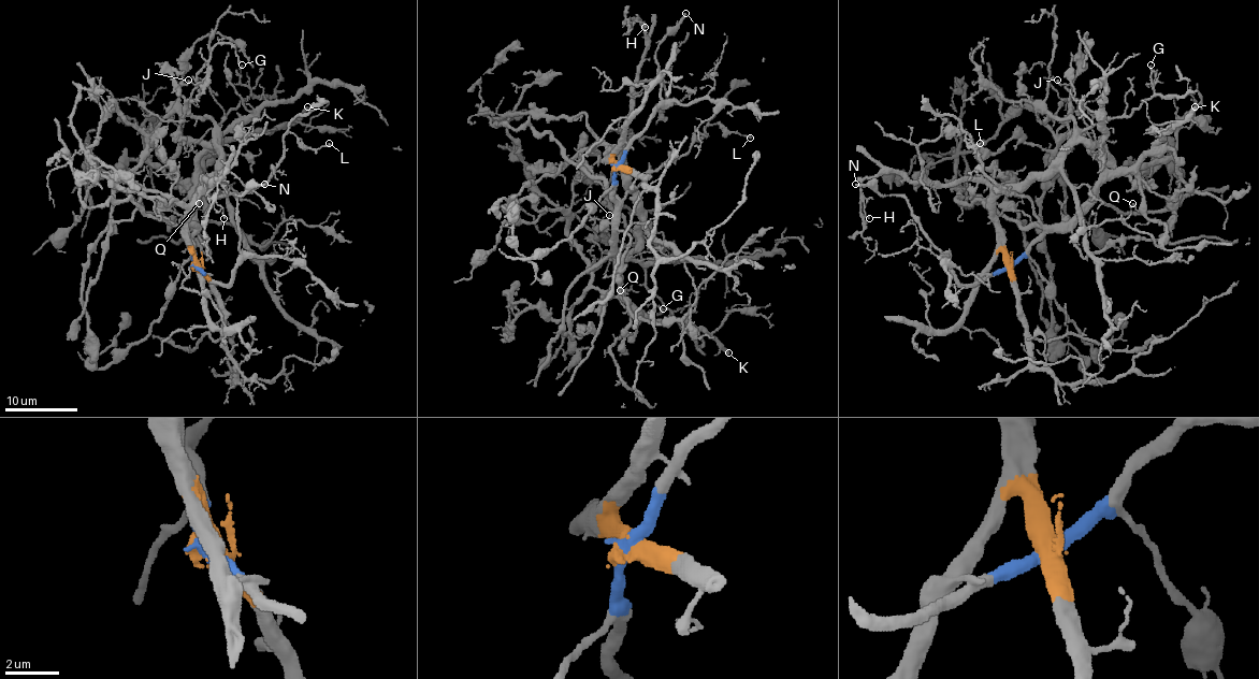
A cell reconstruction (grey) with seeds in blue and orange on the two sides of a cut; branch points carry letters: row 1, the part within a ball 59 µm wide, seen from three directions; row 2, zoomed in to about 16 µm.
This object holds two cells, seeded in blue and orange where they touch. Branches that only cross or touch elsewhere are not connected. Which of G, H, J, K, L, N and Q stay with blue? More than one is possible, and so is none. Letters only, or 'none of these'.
K, L, N, Q

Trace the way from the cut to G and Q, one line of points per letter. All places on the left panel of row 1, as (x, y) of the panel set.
G: (196, 264), (188, 222), (193, 201), (217, 170), (219, 135), (215, 130), (249, 94), (241, 83), (243, 64)
Q: (196, 266), (191, 233), (197, 172), (204, 206), (201, 210), (199, 203)

